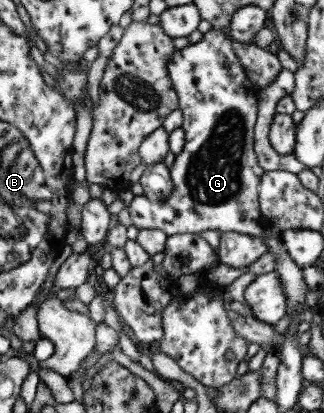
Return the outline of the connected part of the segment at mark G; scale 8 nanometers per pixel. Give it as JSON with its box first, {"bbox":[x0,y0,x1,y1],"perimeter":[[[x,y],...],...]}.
{"bbox":[125,28,305,315],"perimeter":[[[212,28],[202,34],[199,42],[174,50],[166,63],[166,70],[172,88],[177,94],[178,109],[182,114],[180,128],[183,130],[184,144],[169,167],[172,192],[163,201],[150,200],[143,194],[134,195],[125,206],[131,224],[138,229],[158,229],[164,231],[167,236],[217,230],[259,238],[264,243],[266,251],[276,257],[273,271],[281,280],[282,290],[285,292],[285,315],[301,312],[305,307],[305,283],[301,268],[288,258],[279,233],[263,221],[257,201],[257,186],[263,173],[253,151],[253,127],[258,112],[256,96],[259,88],[246,78],[244,68],[234,55],[227,32]]]}

